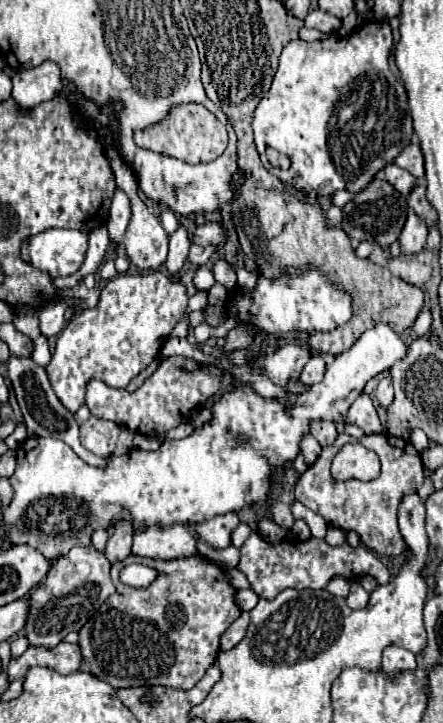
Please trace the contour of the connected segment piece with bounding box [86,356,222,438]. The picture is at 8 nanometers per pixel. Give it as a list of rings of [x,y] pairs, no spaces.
[[[172,356],[162,360],[154,374],[136,392],[128,392],[124,388],[110,388],[102,380],[92,378],[86,384],[86,406],[90,408],[90,414],[96,418],[112,420],[138,434],[162,438],[170,428],[186,422],[186,416],[192,408],[204,404],[220,390],[222,378],[212,376],[206,366],[200,366],[192,358]]]

